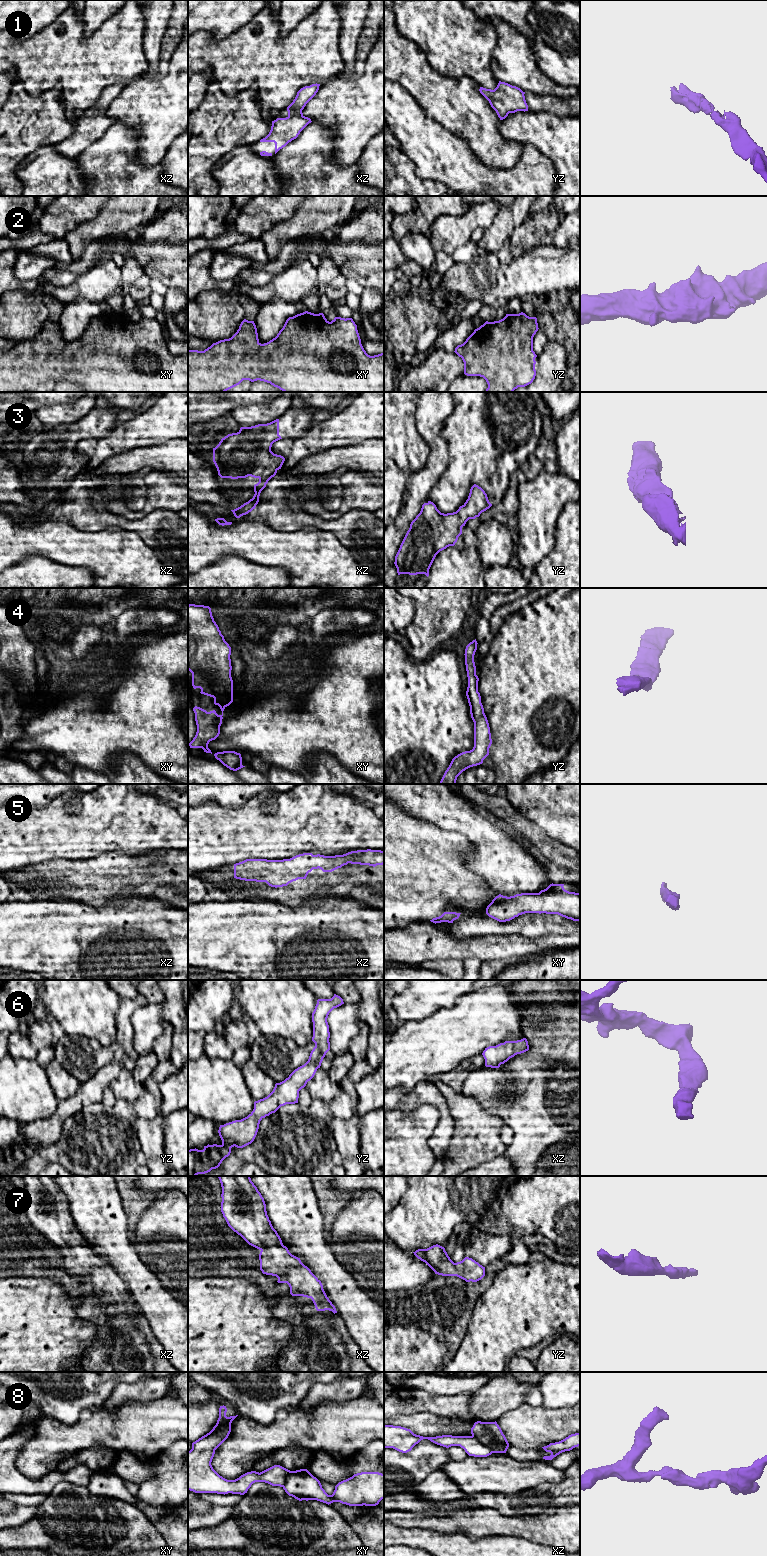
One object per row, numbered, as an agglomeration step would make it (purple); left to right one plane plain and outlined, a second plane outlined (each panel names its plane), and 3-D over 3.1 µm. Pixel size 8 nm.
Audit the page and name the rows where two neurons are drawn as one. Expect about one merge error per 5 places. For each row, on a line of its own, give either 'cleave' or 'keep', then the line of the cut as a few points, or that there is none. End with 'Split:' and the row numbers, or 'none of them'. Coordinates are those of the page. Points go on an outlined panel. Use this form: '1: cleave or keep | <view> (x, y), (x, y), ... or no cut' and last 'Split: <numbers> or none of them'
1: keep | no cut
2: keep | no cut
3: keep | no cut
4: keep | no cut
5: keep | no cut
6: keep | no cut
7: keep | no cut
8: cleave | xz (471, 1436), (485, 1444), (492, 1452)
Split: 8

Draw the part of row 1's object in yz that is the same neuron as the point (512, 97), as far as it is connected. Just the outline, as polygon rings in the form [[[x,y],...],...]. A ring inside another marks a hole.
[[[499,81],[494,90],[480,87],[479,91],[489,101],[500,120],[505,119],[509,113],[528,111],[525,92],[516,86]]]

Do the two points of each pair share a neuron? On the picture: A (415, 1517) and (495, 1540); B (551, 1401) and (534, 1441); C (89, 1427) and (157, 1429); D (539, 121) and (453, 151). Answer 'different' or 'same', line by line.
A: different
B: different
C: same
D: different

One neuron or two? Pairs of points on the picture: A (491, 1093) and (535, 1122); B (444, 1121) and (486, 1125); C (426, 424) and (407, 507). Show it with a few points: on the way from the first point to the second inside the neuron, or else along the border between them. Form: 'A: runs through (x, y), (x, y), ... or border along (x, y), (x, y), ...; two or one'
A: runs through (501, 1101), (516, 1103), (524, 1111); one
B: border along (446, 1100), (454, 1120), (449, 1145); two
C: runs through (435, 445), (435, 467), (419, 486); one

